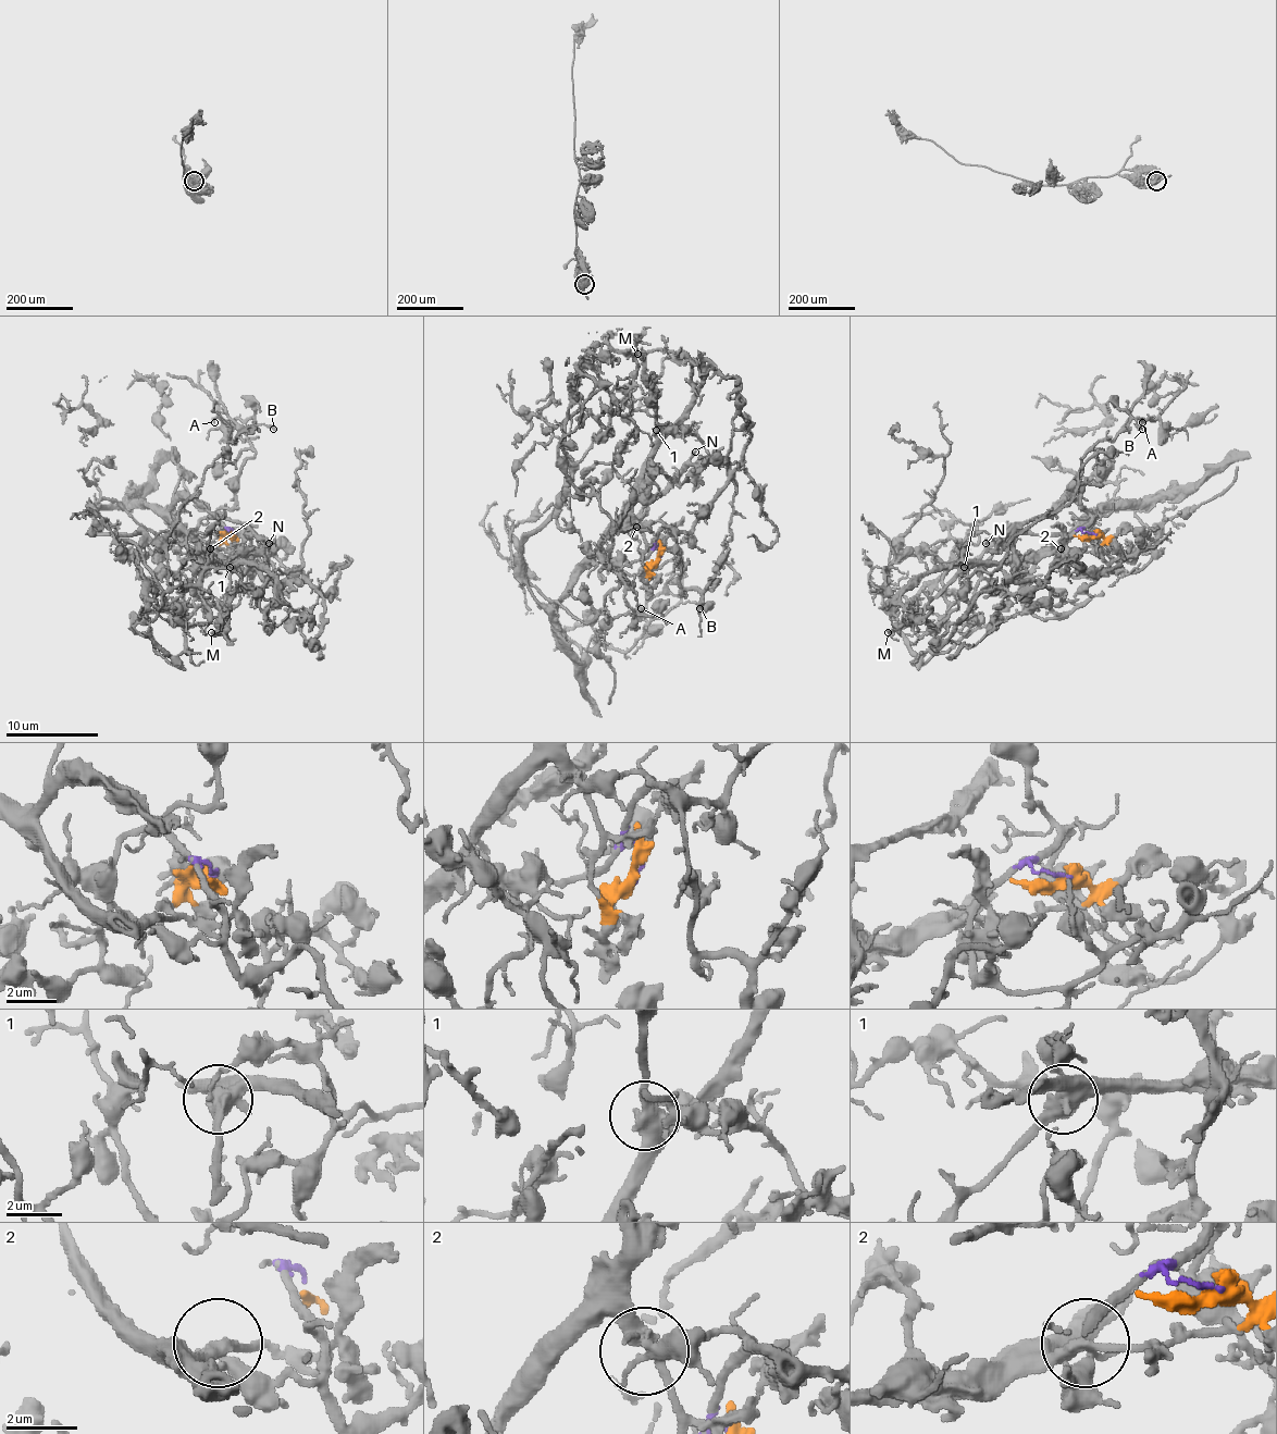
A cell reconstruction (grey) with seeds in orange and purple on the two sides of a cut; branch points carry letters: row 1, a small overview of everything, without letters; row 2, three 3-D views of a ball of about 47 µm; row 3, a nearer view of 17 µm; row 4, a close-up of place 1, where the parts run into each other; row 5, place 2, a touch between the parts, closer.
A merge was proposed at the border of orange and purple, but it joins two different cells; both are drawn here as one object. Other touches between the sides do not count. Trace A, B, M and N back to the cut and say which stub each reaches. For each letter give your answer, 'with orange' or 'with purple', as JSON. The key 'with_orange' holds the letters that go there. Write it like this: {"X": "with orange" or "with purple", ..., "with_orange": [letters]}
{"A": "with purple", "B": "with purple", "M": "with orange", "N": "with orange", "with_orange": ["M", "N"]}

